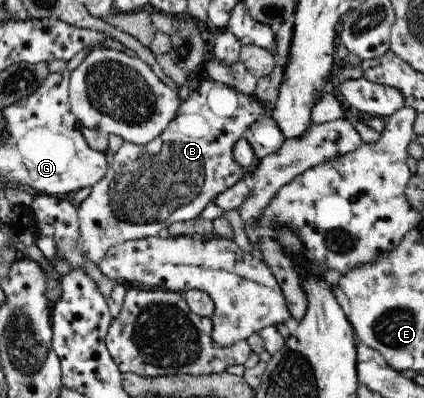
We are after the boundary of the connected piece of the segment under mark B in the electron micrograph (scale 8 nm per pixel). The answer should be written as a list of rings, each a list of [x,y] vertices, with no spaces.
[[[204,80],[200,81],[200,84],[189,92],[189,97],[181,103],[180,108],[178,108],[178,114],[176,118],[168,124],[168,128],[152,140],[148,142],[146,146],[136,146],[135,144],[130,144],[129,142],[124,142],[119,148],[118,152],[114,155],[114,161],[109,166],[104,178],[100,179],[100,182],[97,182],[92,186],[90,194],[85,200],[80,202],[77,205],[77,213],[80,222],[80,243],[84,247],[84,253],[86,257],[93,261],[94,263],[99,263],[102,260],[103,256],[106,256],[107,250],[114,245],[129,241],[136,240],[141,238],[146,238],[149,236],[156,236],[162,228],[166,228],[172,225],[174,222],[184,222],[187,220],[192,220],[198,218],[200,211],[211,202],[211,198],[214,195],[217,195],[219,192],[229,189],[237,180],[244,179],[247,180],[251,175],[251,168],[240,168],[234,161],[232,156],[233,144],[241,137],[244,133],[247,132],[248,126],[256,122],[261,117],[266,116],[266,112],[270,110],[268,106],[261,106],[252,94],[242,94],[237,92],[235,89],[222,82],[215,82],[214,80]]]

